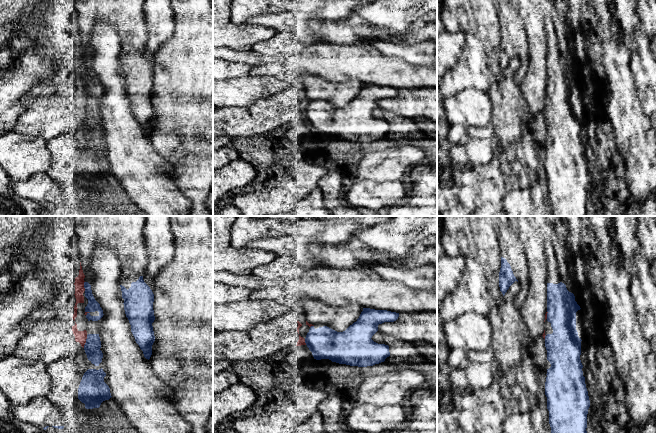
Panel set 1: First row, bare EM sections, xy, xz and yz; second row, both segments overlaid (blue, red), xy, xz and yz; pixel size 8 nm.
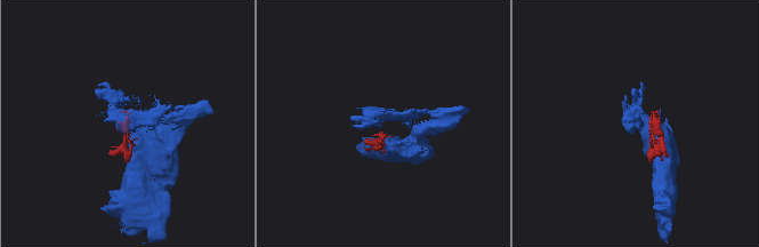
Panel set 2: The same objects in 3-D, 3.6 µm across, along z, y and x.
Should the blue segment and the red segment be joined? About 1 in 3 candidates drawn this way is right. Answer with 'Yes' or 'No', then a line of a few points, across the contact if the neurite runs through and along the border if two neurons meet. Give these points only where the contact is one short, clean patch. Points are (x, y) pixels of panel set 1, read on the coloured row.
No

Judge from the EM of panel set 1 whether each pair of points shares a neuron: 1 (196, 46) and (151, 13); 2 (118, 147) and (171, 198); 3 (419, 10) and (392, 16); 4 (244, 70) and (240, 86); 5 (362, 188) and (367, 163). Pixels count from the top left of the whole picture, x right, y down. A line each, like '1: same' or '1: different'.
1: different
2: same
3: same
4: different
5: different

